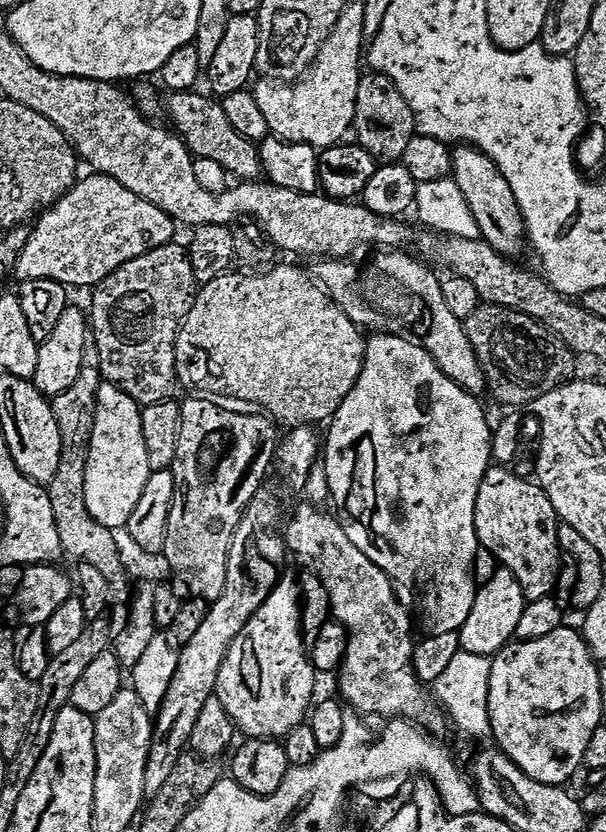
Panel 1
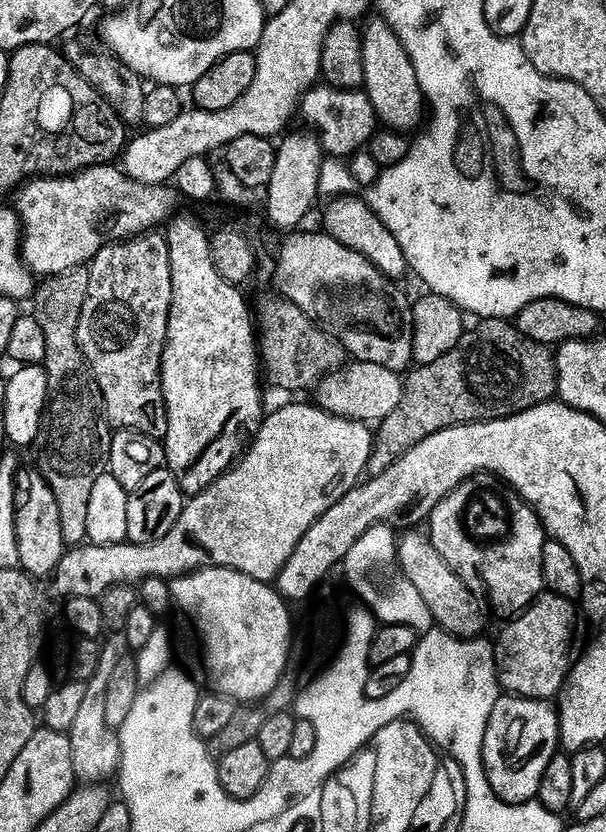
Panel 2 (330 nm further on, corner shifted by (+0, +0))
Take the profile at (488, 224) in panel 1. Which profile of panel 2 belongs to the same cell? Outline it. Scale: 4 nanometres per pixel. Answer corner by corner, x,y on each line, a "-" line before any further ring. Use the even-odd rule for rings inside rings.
387,19
372,20
363,25
364,34
364,87
370,102
374,106
377,117
384,120
389,129
405,130
416,128
420,119
426,116
424,91
418,82
418,70
414,70
414,62
400,41
400,36
388,23

